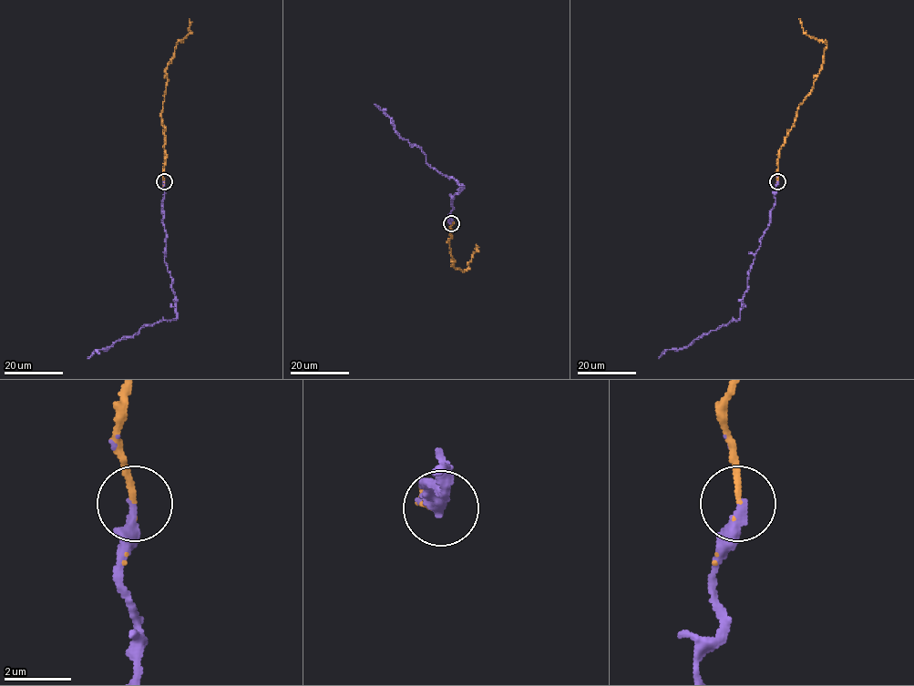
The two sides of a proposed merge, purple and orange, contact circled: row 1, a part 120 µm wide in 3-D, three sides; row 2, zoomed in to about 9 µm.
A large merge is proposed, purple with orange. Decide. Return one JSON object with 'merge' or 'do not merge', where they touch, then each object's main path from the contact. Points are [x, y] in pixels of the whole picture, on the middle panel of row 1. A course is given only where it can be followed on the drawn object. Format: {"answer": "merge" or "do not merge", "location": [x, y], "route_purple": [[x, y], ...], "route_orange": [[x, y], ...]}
{"answer": "merge", "location": [451, 223], "route_purple": [[450, 223], [451, 199], [463, 186], [430, 167], [419, 148], [403, 139], [392, 119], [374, 104]], "route_orange": [[450, 223], [451, 237], [447, 241], [455, 268], [463, 271], [468, 268], [477, 250], [476, 244]]}

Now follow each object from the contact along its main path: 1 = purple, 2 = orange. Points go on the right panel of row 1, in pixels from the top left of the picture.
1: (777, 180), (770, 223), (748, 272), (740, 316), (682, 349), (665, 350), (658, 357)
2: (777, 180), (778, 150), (794, 125), (797, 107), (819, 73), (826, 46), (826, 41), (810, 37), (799, 18)

